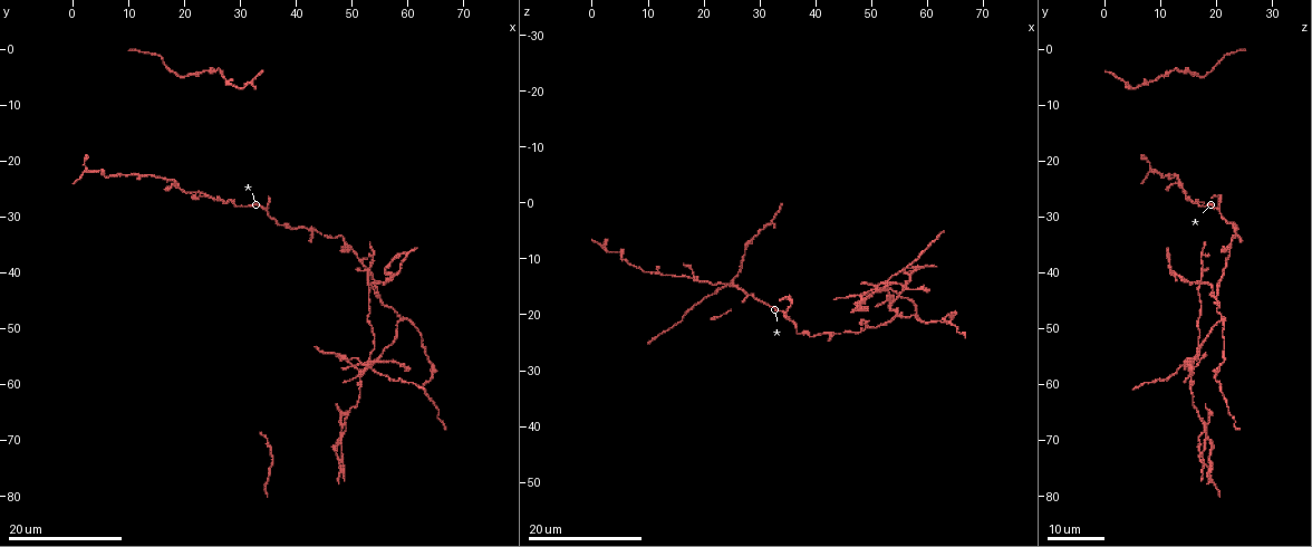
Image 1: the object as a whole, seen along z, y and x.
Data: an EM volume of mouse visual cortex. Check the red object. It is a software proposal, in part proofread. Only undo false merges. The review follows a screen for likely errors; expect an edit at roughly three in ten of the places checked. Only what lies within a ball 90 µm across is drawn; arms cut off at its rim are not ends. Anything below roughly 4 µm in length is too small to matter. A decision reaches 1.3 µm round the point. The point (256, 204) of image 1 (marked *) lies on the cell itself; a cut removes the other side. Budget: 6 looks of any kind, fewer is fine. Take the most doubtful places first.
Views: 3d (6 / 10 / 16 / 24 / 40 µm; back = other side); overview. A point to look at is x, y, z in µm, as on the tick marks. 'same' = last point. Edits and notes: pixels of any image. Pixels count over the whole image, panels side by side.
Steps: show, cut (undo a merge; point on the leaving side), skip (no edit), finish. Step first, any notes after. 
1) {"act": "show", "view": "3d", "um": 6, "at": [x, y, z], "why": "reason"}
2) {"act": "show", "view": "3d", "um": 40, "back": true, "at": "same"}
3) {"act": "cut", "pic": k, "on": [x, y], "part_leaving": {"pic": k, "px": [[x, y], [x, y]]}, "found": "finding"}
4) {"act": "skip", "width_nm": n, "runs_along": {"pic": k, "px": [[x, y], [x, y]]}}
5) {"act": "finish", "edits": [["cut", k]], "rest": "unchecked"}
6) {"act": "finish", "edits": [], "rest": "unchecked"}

{"act": "show", "view": "3d", "um": 16, "at": [59.0, 48.5, 20.5], "why": "three arms meet"}

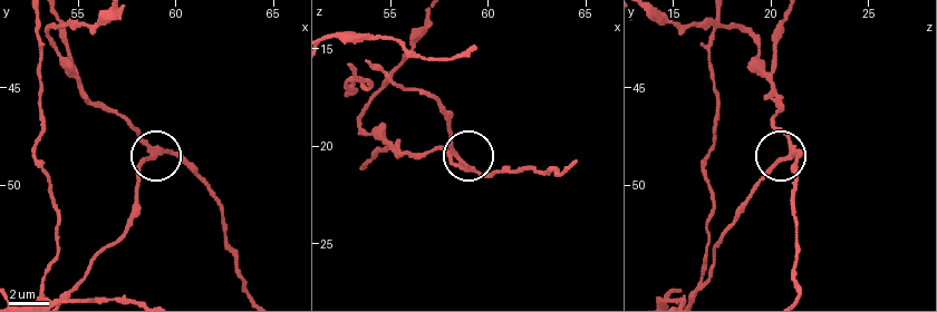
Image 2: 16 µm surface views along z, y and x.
{"act": "show", "view": "3d", "um": 10, "at": [59.0, 48.4, 21.1]}

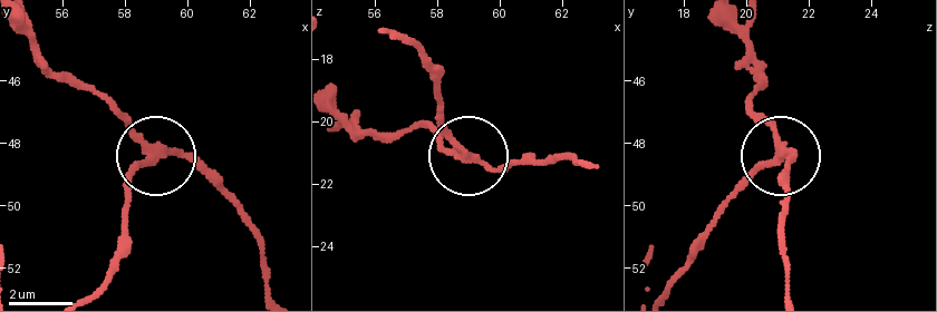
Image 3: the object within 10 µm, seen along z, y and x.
{"act": "show", "view": "3d", "um": 6, "at": [58.8, 48.5, 20.9]}

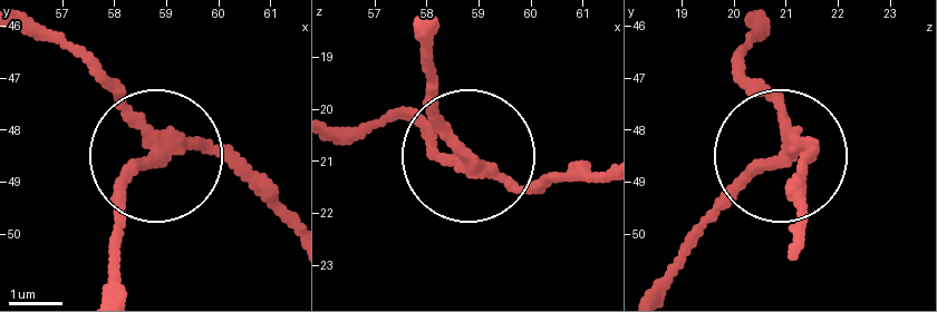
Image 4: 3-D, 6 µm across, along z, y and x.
{"act": "cut", "pic": 4, "on": [123, 200], "width_nm": 230, "part_leaving": {"pic": 4, "px": [[155, 163], [119, 203], [119, 283]]}, "found": "a second cell is stuck on"}

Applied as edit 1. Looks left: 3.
{"act": "show", "view": "overview"}

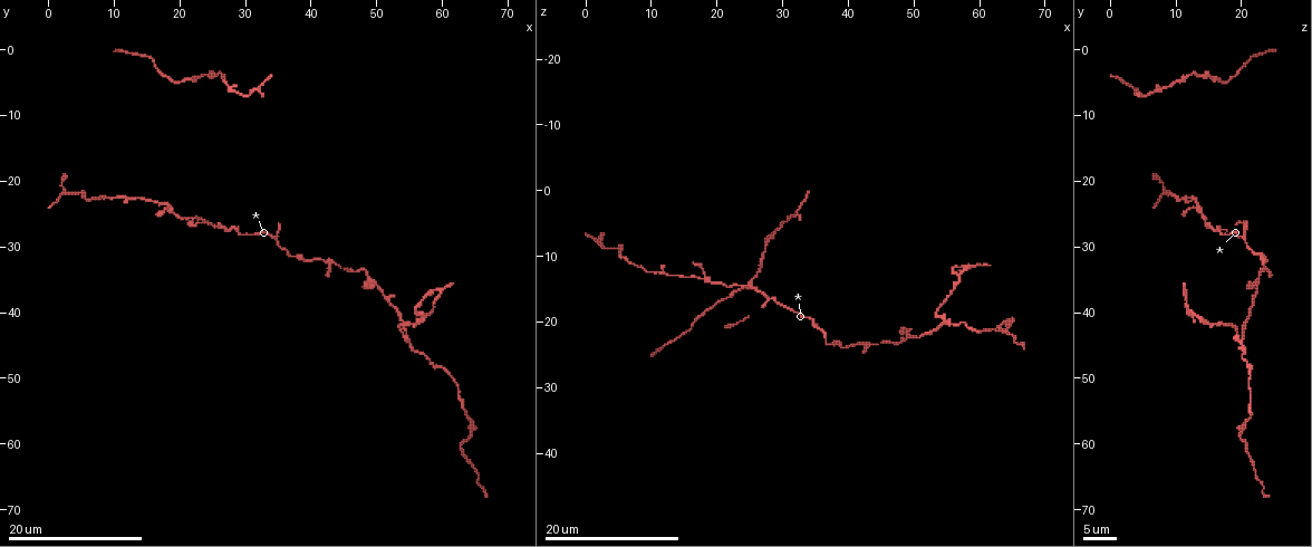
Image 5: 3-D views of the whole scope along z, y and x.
{"act": "show", "view": "3d", "um": 16, "at": [44.5, 33.0, 23.5], "why": "thin neck"}

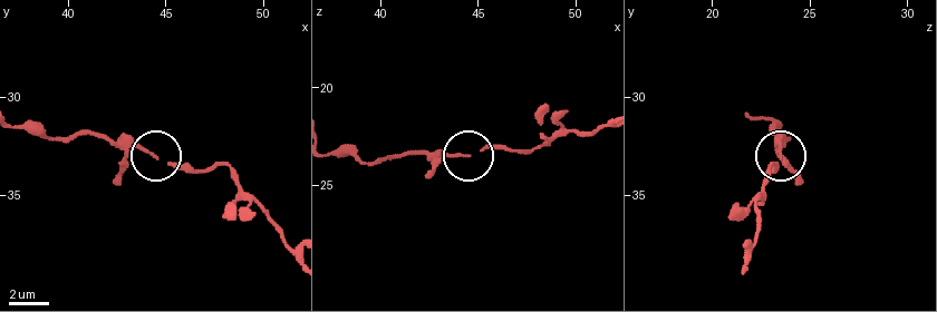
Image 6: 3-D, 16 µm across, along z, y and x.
{"act": "show", "view": "3d", "um": 6, "at": [44.6, 33.1, 23.4]}

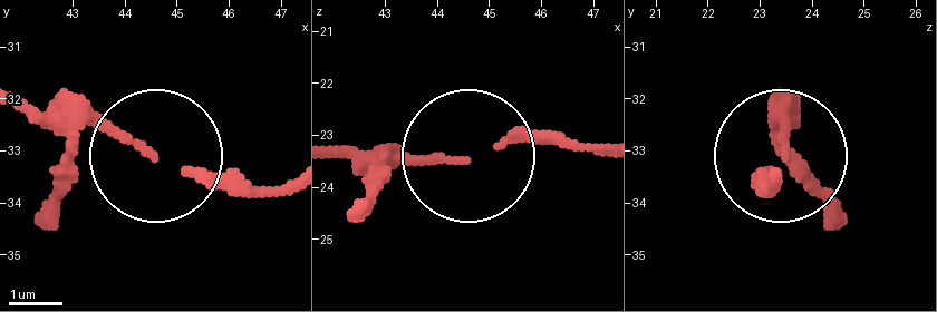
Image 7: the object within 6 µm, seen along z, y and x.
{"act": "skip", "runs_along": {"pic": 7, "px": [[331, 157], [598, 144]]}, "found": "all the same cell"}

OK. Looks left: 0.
{"act": "finish", "edits": [["cut", 4]], "rest": "unchecked"}

